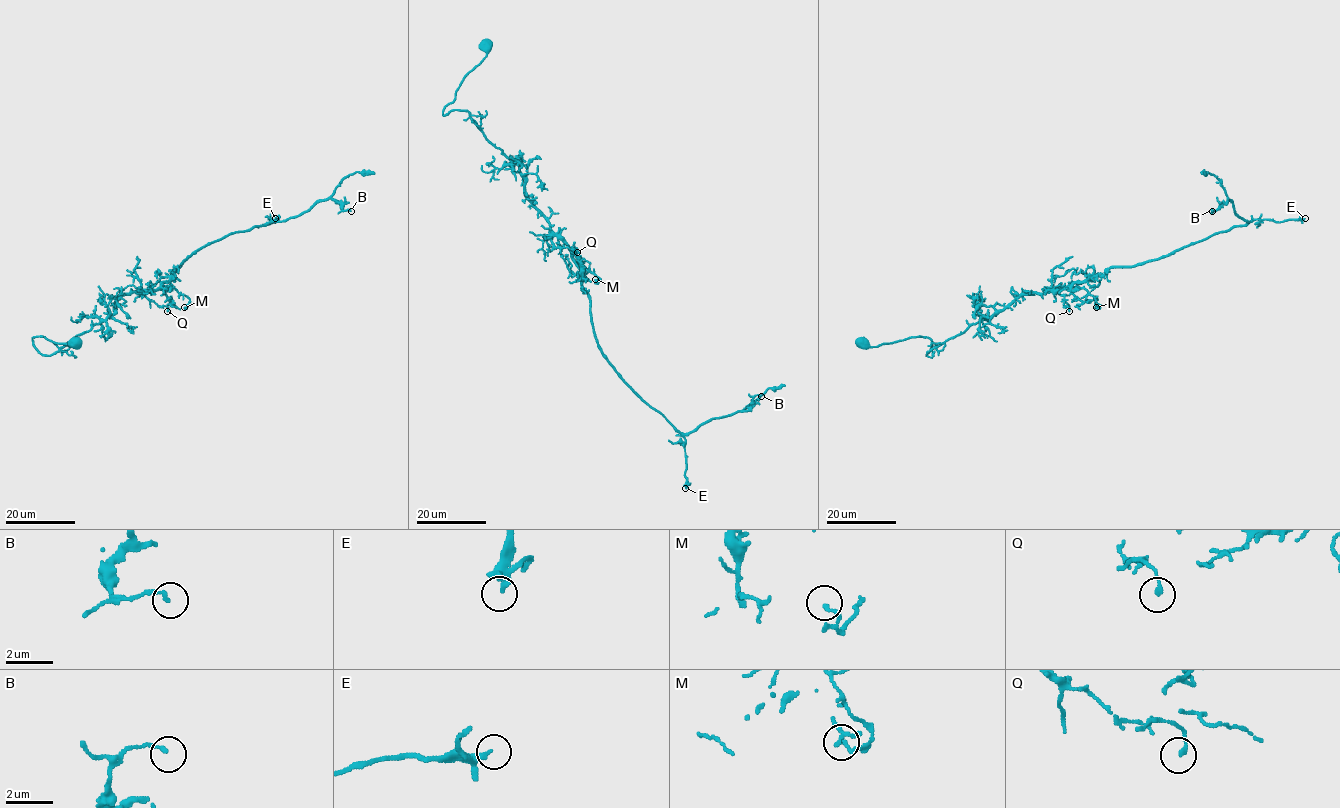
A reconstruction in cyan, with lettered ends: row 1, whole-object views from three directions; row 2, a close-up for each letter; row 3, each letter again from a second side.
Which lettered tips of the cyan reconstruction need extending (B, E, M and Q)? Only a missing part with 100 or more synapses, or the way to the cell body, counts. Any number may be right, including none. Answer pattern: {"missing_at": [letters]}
{"missing_at": []}

